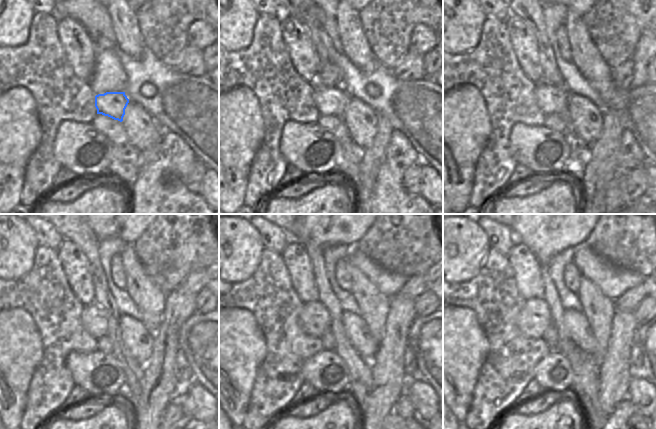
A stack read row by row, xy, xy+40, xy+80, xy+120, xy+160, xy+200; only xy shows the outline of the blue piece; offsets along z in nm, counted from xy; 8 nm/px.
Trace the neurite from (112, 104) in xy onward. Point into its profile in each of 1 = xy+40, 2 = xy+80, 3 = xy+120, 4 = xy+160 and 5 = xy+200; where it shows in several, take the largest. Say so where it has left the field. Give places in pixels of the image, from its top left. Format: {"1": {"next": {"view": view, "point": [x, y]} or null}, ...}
{"1": {"next": {"view": "xy+40", "point": [329, 101]}}, "2": {"next": {"view": "xy+80", "point": [550, 99]}}, "3": {"next": {"view": "xy+120", "point": [94, 318]}}, "4": {"next": {"view": "xy+160", "point": [314, 319]}}, "5": {"next": {"view": "xy+200", "point": [535, 317]}}}

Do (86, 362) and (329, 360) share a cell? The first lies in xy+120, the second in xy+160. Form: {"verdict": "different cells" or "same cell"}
{"verdict": "same cell"}

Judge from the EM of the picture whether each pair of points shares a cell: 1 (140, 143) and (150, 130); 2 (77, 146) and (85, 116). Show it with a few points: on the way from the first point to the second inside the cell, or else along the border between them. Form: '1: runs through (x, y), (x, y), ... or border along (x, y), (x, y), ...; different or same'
1: runs through (141, 140), (147, 133); same
2: border along (60, 123), (71, 120), (90, 124); different

